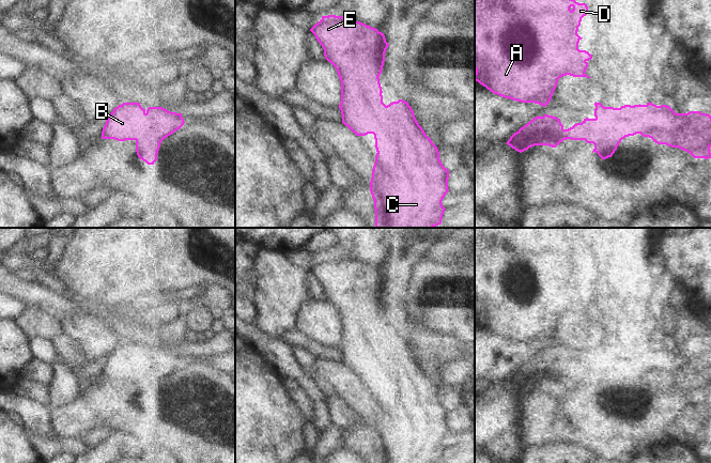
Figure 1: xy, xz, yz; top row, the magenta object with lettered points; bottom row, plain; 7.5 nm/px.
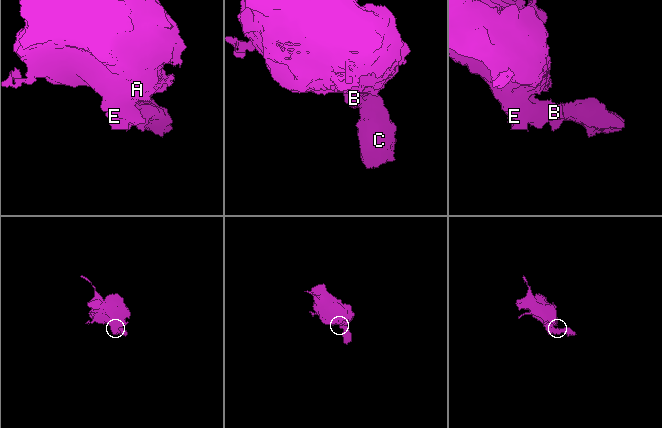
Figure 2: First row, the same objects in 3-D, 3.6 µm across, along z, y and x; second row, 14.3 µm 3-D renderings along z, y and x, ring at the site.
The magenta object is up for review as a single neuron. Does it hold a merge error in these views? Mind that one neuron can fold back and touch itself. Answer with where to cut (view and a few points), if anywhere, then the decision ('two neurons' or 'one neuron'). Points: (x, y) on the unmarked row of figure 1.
cut none; one neuron

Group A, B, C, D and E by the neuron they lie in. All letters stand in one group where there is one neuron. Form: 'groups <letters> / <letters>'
groups A B C D E

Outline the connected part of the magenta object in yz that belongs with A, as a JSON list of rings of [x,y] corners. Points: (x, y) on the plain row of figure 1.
[[[475,228],[475,320],[505,338],[545,346],[562,315],[591,318],[585,311],[592,294],[578,289],[583,277],[577,274],[582,258],[587,253],[586,243],[578,243],[562,231],[548,231],[547,228]]]

